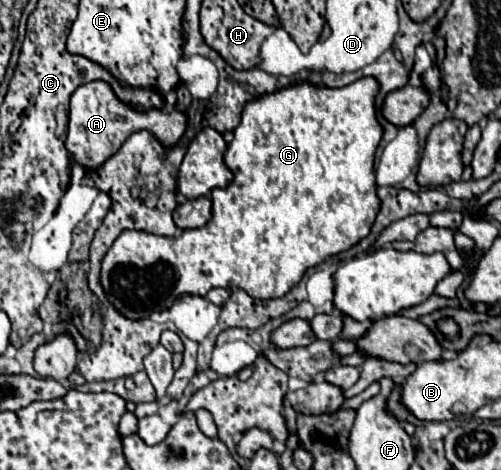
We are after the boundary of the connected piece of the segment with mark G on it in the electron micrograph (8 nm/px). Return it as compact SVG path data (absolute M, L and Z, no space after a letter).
M361 77L359 81L339 87L339 89L319 87L309 81L303 81L297 85L283 87L275 93L265 93L265 95L249 101L243 109L241 123L233 131L235 137L225 151L225 163L233 171L233 181L223 189L211 191L211 199L213 199L211 221L205 227L185 229L179 237L161 237L161 235L153 235L147 231L123 231L117 237L117 241L111 245L111 249L107 251L107 255L103 259L103 267L101 267L101 285L103 285L109 301L115 305L115 309L119 309L125 317L139 319L155 309L171 307L171 301L175 301L175 297L179 297L183 293L203 297L203 295L207 295L209 289L215 289L215 287L225 287L225 289L241 287L255 299L283 297L283 293L287 293L287 289L291 289L291 285L295 285L295 281L301 281L303 273L309 267L315 267L319 261L325 261L331 255L351 249L359 239L367 237L371 231L371 225L379 213L379 207L381 207L381 201L379 201L377 189L375 189L375 151L377 151L377 145L383 135L383 127L379 125L377 111L375 111L377 93L379 93L379 83L375 81L375 77Z

